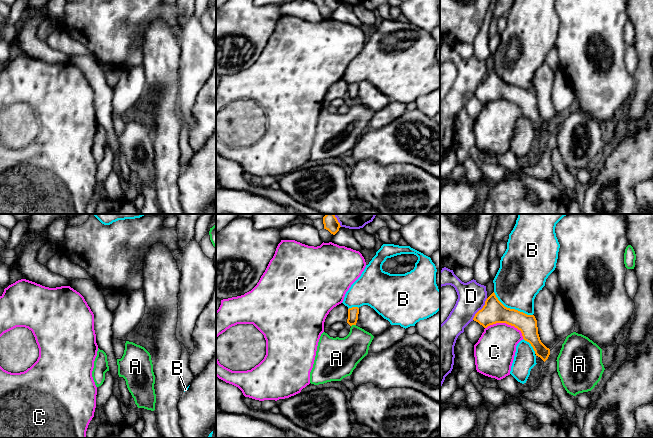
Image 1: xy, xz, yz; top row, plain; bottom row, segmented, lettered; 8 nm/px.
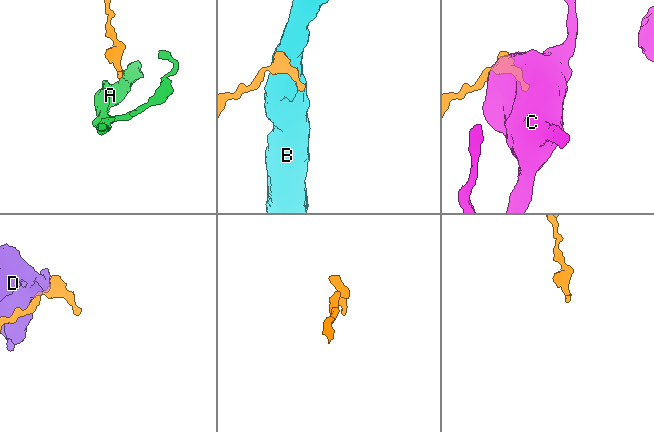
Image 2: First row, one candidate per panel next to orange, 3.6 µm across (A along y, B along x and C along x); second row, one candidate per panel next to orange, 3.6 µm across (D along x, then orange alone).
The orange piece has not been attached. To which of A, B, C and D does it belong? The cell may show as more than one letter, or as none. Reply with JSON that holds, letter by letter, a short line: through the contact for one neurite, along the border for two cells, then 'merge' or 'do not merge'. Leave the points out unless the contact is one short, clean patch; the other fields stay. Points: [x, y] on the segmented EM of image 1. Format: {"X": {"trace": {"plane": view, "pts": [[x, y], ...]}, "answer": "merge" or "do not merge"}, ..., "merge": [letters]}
{"A": {"trace": {"plane": "xz", "pts": [[353, 312], [353, 324], [353, 345], [345, 353]]}, "answer": "merge"}, "B": {"answer": "do not merge"}, "C": {"answer": "do not merge"}, "D": {"answer": "do not merge"}, "merge": ["A"]}

